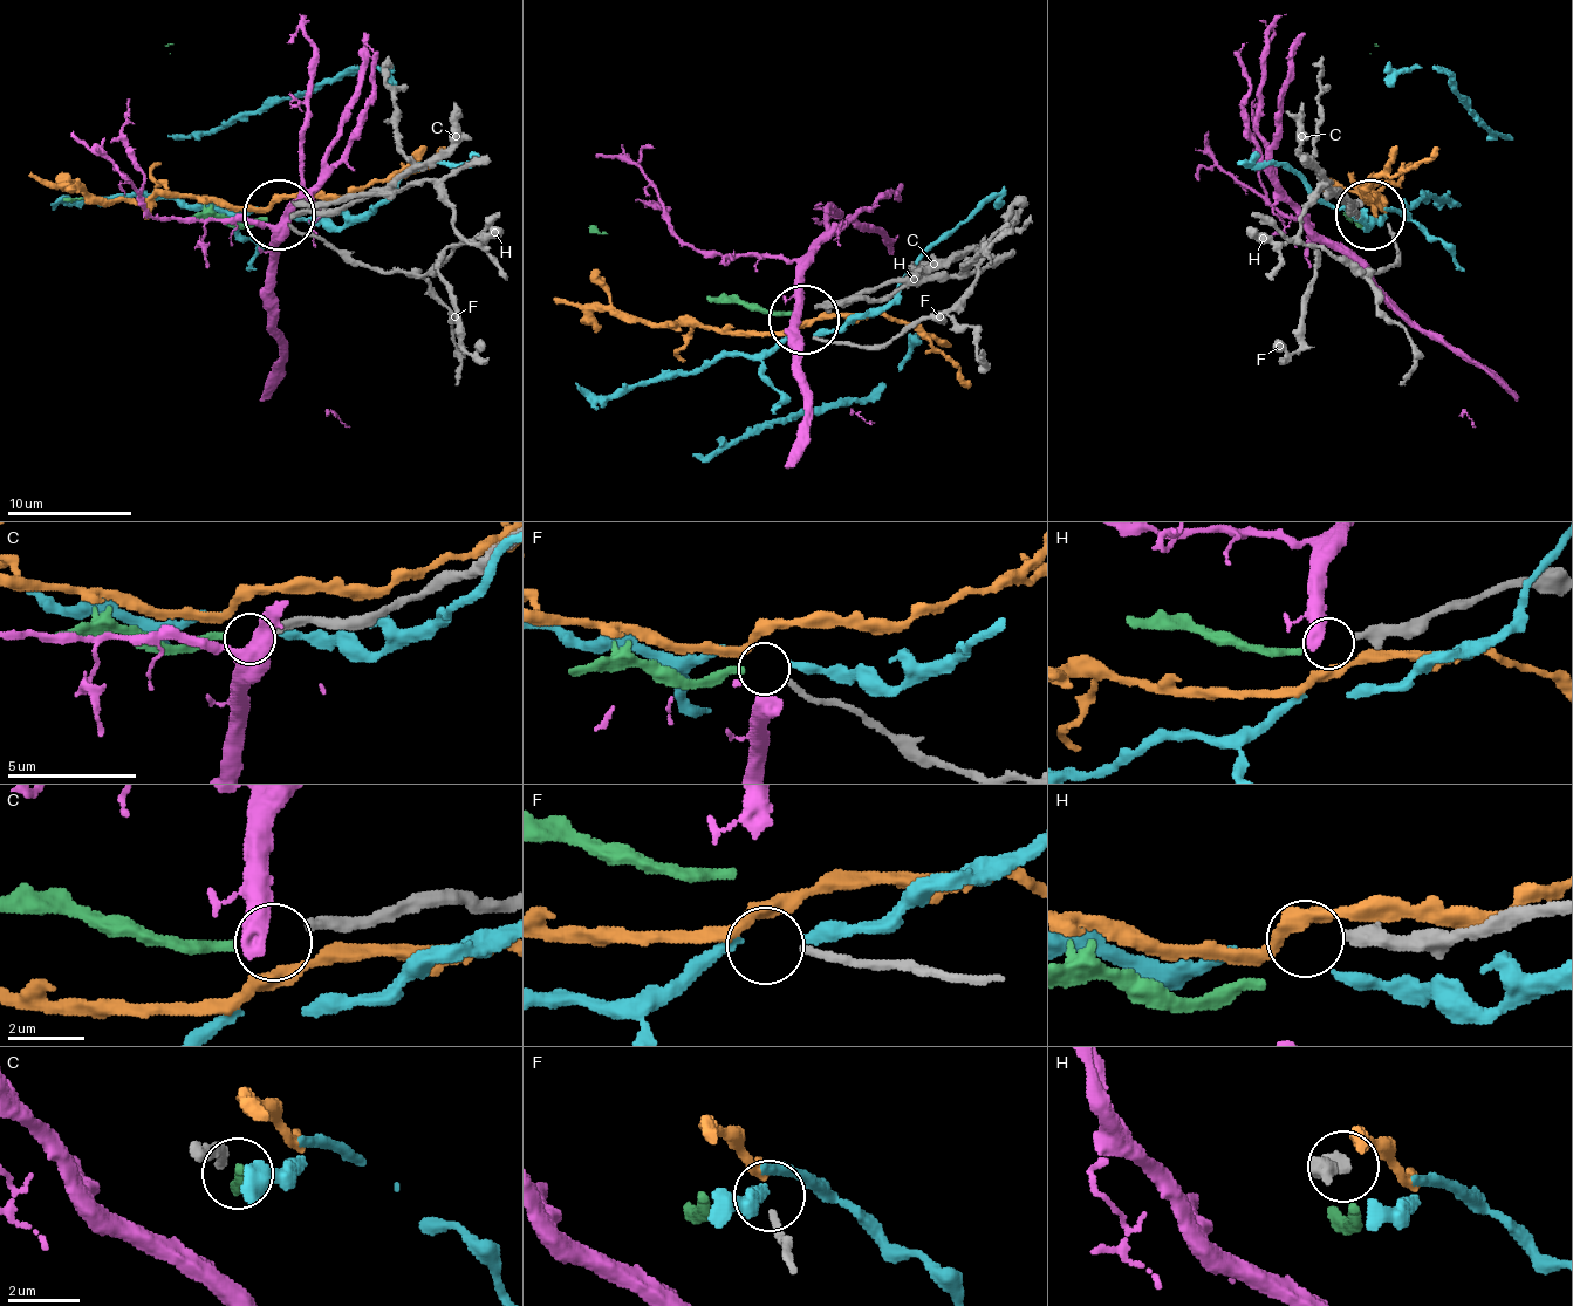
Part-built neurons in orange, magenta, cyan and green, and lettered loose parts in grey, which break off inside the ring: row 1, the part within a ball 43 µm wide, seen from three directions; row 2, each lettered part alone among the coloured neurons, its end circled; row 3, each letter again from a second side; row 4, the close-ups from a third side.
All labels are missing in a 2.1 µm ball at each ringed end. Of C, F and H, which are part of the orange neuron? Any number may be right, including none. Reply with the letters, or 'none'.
F

